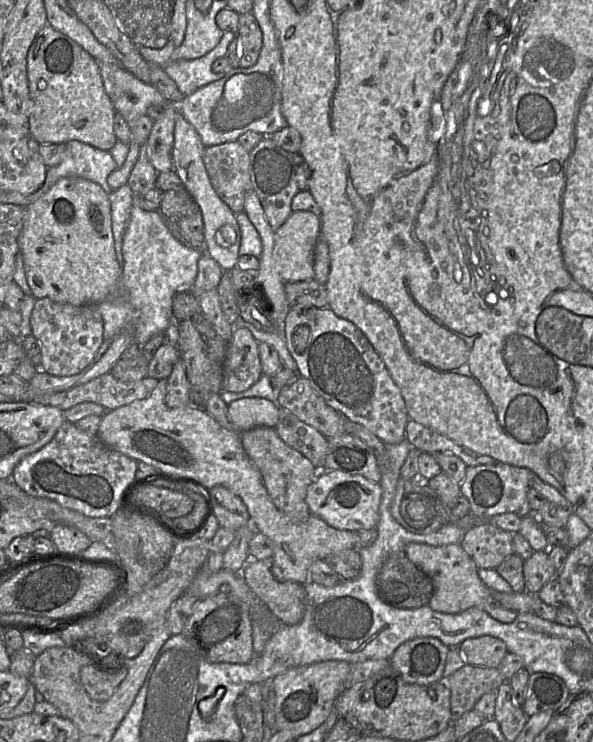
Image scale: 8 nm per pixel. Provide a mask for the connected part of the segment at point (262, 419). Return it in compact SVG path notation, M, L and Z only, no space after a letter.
M246 397L228 404L228 414L241 432L254 427L275 428L279 418L279 408L270 400Z

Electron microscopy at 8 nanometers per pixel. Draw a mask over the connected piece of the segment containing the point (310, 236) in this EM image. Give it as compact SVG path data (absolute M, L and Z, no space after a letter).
M309 211L292 212L285 223L275 231L273 256L281 278L286 283L314 279L314 250L320 235L321 220Z

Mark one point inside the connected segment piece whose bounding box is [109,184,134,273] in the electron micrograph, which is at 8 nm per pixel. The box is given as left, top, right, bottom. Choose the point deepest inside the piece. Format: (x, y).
(121, 200)

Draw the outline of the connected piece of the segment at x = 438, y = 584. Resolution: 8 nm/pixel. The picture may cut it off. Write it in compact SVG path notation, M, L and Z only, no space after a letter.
M411 542L406 545L405 553L432 580L434 593L429 606L434 611L458 614L476 607L502 623L511 623L521 613L534 613L542 601L537 594L527 591L504 593L488 587L478 575L478 566L460 544L431 546Z

